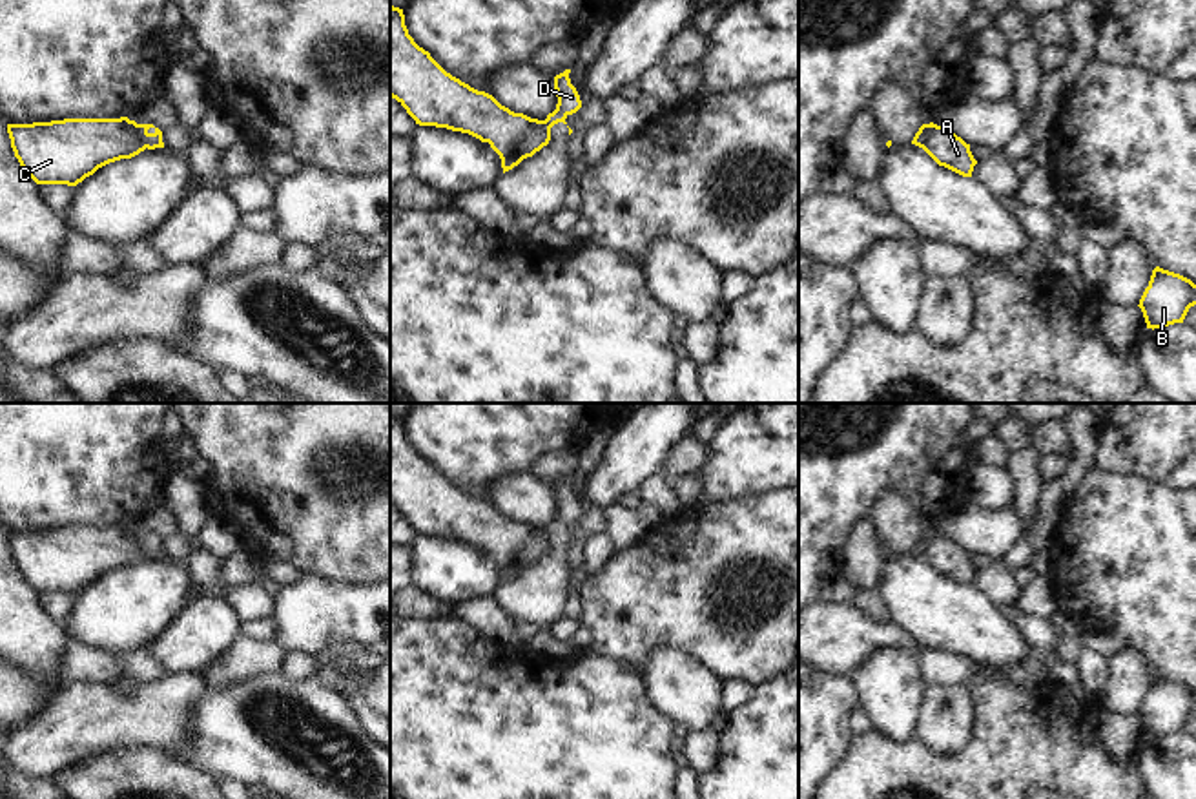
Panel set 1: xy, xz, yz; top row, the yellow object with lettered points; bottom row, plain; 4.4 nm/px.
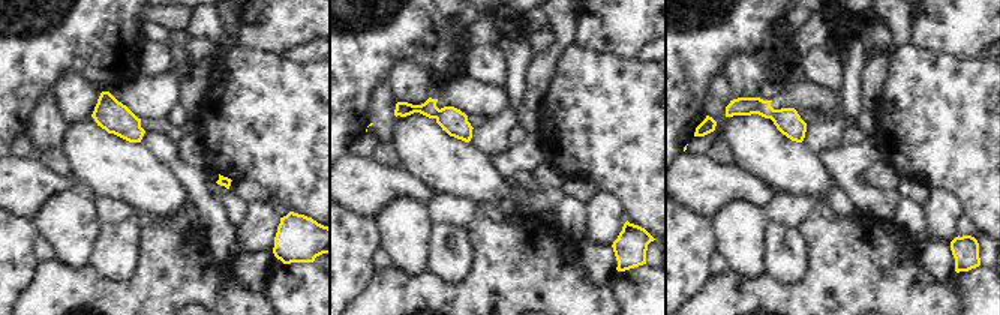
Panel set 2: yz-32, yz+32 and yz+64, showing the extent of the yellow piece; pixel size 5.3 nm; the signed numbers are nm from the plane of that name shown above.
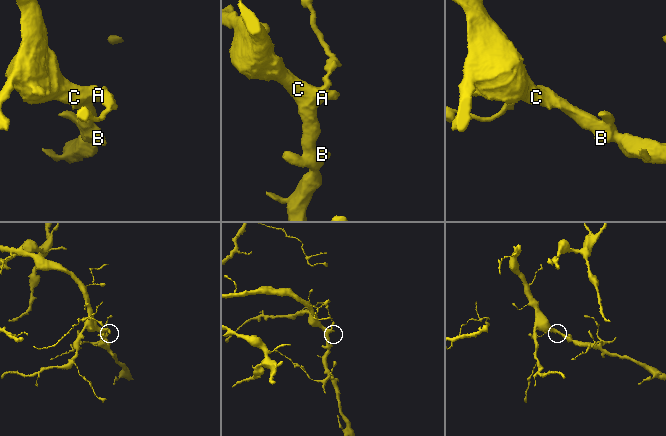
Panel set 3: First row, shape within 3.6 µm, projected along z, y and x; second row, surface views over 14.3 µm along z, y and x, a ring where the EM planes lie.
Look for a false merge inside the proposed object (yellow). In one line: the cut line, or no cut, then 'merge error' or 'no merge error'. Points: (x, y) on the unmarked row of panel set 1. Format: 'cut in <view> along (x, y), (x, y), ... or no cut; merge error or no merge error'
cut in xy along (137, 533), (137, 548), (144, 557); merge error

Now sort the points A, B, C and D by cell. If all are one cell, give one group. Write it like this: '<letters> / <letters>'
A B C / D

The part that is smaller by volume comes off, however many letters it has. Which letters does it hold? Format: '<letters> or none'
D

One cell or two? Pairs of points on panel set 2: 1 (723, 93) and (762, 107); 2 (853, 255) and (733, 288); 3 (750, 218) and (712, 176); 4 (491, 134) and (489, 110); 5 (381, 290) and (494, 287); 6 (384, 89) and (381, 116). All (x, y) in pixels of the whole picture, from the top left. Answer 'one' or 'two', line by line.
1: two
2: one
3: two
4: two
5: one
6: one

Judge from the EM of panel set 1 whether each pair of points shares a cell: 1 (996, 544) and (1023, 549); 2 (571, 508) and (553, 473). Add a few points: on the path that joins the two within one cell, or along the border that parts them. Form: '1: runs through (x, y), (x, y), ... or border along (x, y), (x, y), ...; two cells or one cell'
1: border along (1023, 537), (994, 560); two cells
2: border along (569, 477), (555, 486); two cells

